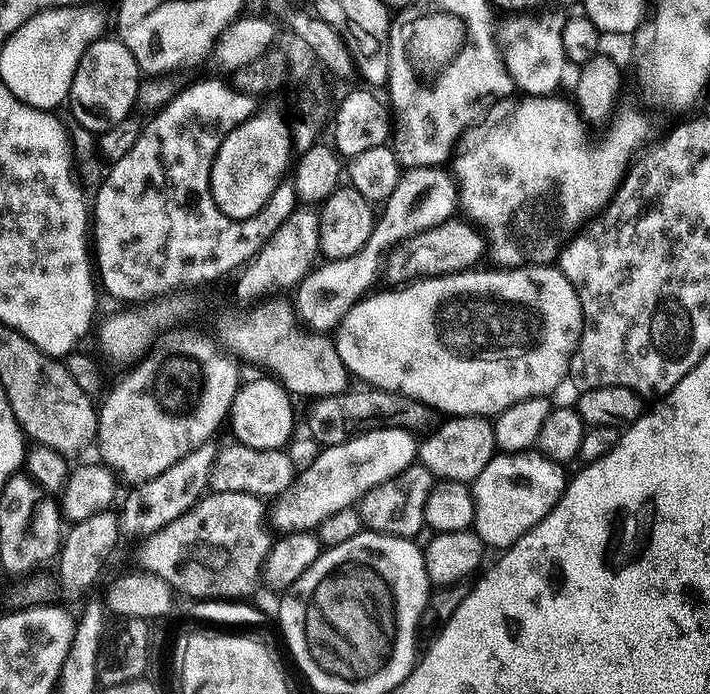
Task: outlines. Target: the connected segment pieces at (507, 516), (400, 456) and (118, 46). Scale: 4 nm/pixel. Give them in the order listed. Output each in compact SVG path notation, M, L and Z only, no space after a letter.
M534 450L493 456L486 470L482 470L482 474L478 474L478 478L470 484L474 502L474 531L480 541L489 549L507 550L518 542L518 538L522 538L531 528L538 526L538 522L542 522L542 518L546 518L546 514L554 510L560 495L564 493L564 471L561 465Z
M393 426L383 428L369 427L361 431L361 436L349 435L340 444L329 444L321 447L318 458L307 469L298 473L294 486L312 486L304 488L304 498L310 498L308 492L316 492L316 521L318 512L324 520L330 514L338 514L338 510L359 505L360 499L371 488L402 474L411 464L418 460L418 440L405 428Z
M101 38L95 40L82 54L78 62L78 68L74 70L74 78L70 82L70 90L66 101L67 107L72 107L72 116L88 132L99 134L118 126L124 120L133 115L132 107L136 108L140 85L142 83L142 73L134 54L119 38Z

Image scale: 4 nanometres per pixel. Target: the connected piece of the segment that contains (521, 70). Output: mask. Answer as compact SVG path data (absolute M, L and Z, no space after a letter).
M555 11L544 12L541 16L530 16L534 14L508 14L504 21L498 24L498 43L500 45L500 56L504 59L506 70L510 74L513 85L521 88L521 93L530 96L551 96L557 91L560 79L564 76L566 61L562 50L562 26L564 20L556 17Z

